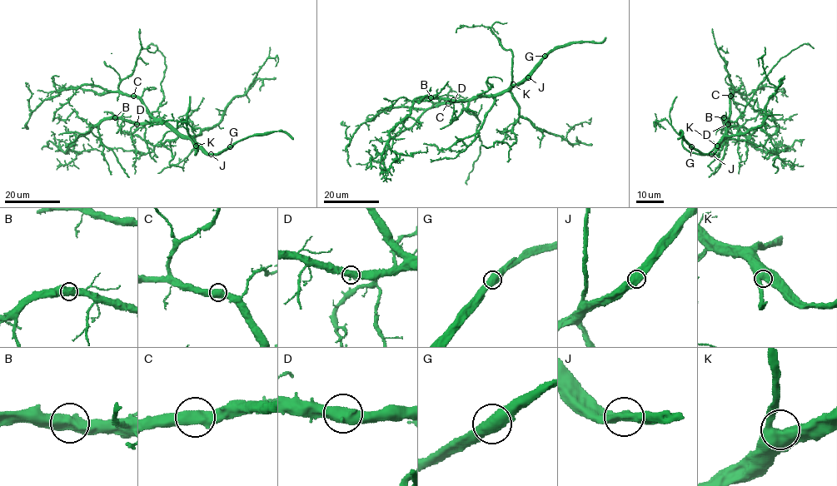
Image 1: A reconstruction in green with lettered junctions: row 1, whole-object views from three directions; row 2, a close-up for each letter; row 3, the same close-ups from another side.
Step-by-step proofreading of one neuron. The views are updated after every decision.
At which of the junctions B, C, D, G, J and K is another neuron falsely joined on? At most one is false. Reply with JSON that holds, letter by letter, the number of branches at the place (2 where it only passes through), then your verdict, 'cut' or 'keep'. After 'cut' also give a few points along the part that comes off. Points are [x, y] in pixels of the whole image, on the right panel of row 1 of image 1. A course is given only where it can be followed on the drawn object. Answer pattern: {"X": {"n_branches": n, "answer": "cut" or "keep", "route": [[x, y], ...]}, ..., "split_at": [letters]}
{"B": {"n_branches": 2, "answer": "keep"}, "C": {"n_branches": 2, "answer": "keep"}, "D": {"n_branches": 2, "answer": "keep"}, "G": {"n_branches": 2, "answer": "keep"}, "J": {"n_branches": 2, "answer": "keep"}, "K": {"n_branches": 2, "answer": "keep"}, "split_at": []}

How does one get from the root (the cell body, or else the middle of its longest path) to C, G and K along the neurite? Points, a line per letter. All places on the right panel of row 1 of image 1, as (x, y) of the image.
C: (727, 120), (730, 96)
G: (727, 120), (724, 140), (712, 154), (701, 154), (691, 146)
K: (727, 120), (726, 132), (717, 146)

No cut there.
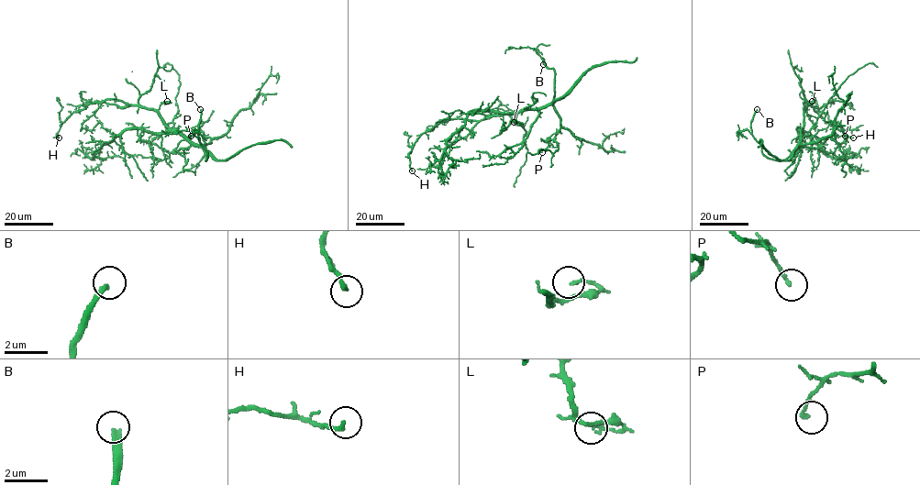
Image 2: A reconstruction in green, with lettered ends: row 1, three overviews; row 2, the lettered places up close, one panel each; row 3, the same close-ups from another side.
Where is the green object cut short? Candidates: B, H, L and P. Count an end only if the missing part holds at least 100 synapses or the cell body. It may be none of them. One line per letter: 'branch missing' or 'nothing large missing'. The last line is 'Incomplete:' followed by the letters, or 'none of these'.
B: branch missing
H: nothing large missing
L: nothing large missing
P: nothing large missing
Incomplete: B

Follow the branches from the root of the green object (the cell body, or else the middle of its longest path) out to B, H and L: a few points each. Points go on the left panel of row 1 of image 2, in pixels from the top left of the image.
B: (177, 130), (202, 148), (206, 160), (206, 150), (198, 136), (200, 109)
H: (177, 130), (171, 129), (153, 110), (105, 99), (89, 103), (73, 112), (60, 126), (59, 137)
L: (177, 130), (171, 129), (158, 111), (162, 103), (169, 102), (167, 101)

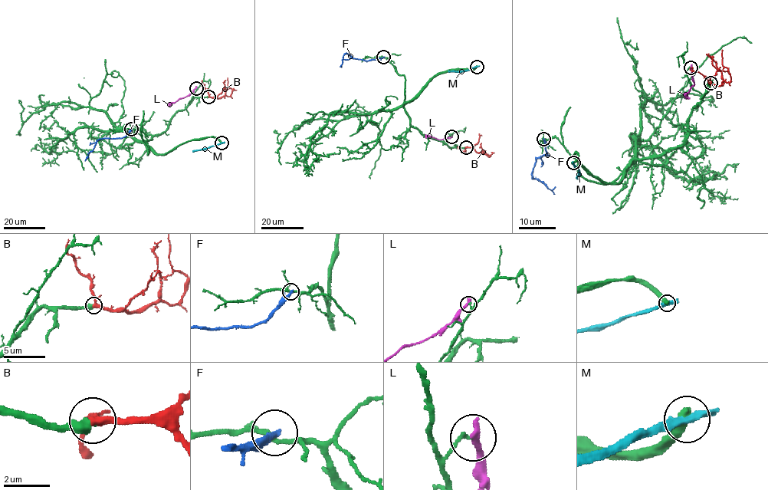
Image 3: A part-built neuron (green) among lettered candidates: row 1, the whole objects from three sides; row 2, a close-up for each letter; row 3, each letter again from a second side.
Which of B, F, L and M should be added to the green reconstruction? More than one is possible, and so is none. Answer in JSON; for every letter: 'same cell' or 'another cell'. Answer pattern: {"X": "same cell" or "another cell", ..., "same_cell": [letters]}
{"B": "same cell", "F": "another cell", "L": "another cell", "M": "another cell", "same_cell": ["B"]}

